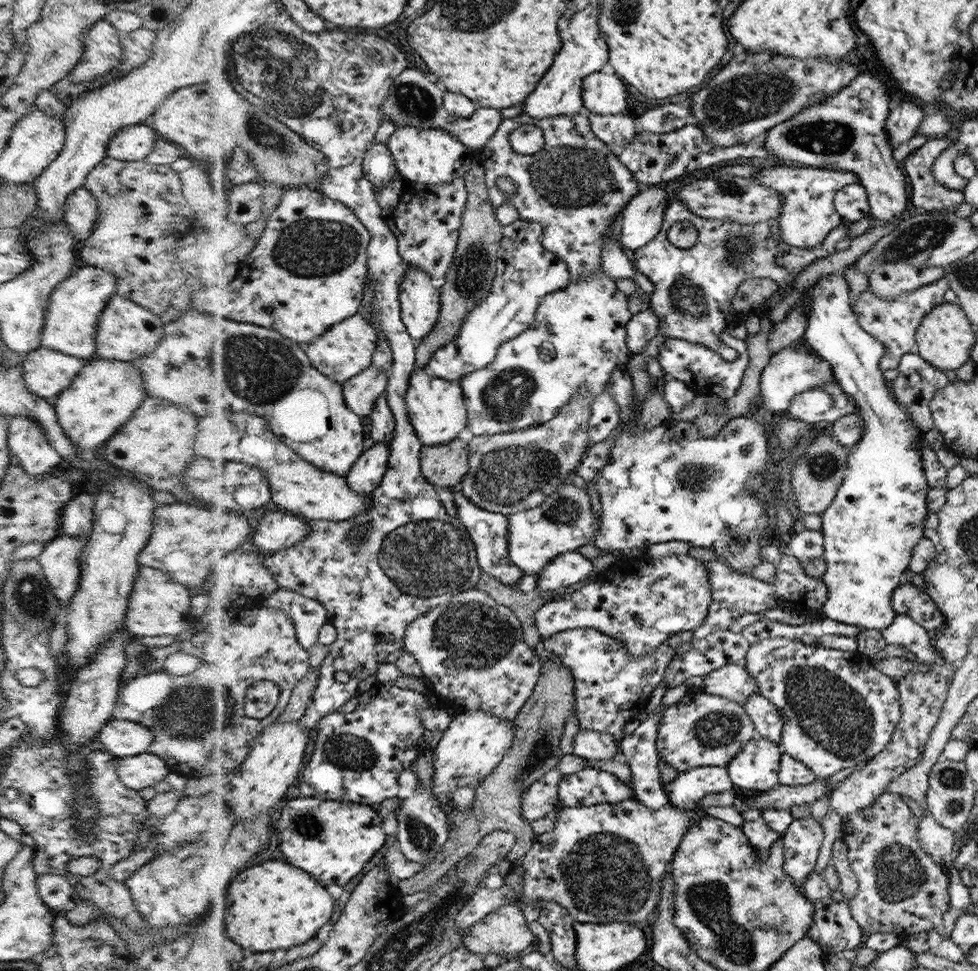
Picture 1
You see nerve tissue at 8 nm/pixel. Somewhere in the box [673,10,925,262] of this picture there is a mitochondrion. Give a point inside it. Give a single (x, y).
(761, 91)

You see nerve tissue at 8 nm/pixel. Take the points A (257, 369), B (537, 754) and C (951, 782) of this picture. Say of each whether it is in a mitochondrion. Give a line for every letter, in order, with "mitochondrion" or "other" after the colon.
A: mitochondrion
B: mitochondrion
C: mitochondrion

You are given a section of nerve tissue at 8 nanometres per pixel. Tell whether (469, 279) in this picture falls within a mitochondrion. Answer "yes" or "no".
yes

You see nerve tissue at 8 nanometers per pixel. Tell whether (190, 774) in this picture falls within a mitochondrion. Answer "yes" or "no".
no

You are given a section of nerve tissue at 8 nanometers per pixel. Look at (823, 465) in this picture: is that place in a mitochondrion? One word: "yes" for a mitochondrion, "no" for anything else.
yes

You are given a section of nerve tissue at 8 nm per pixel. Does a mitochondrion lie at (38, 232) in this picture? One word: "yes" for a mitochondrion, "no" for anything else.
yes

